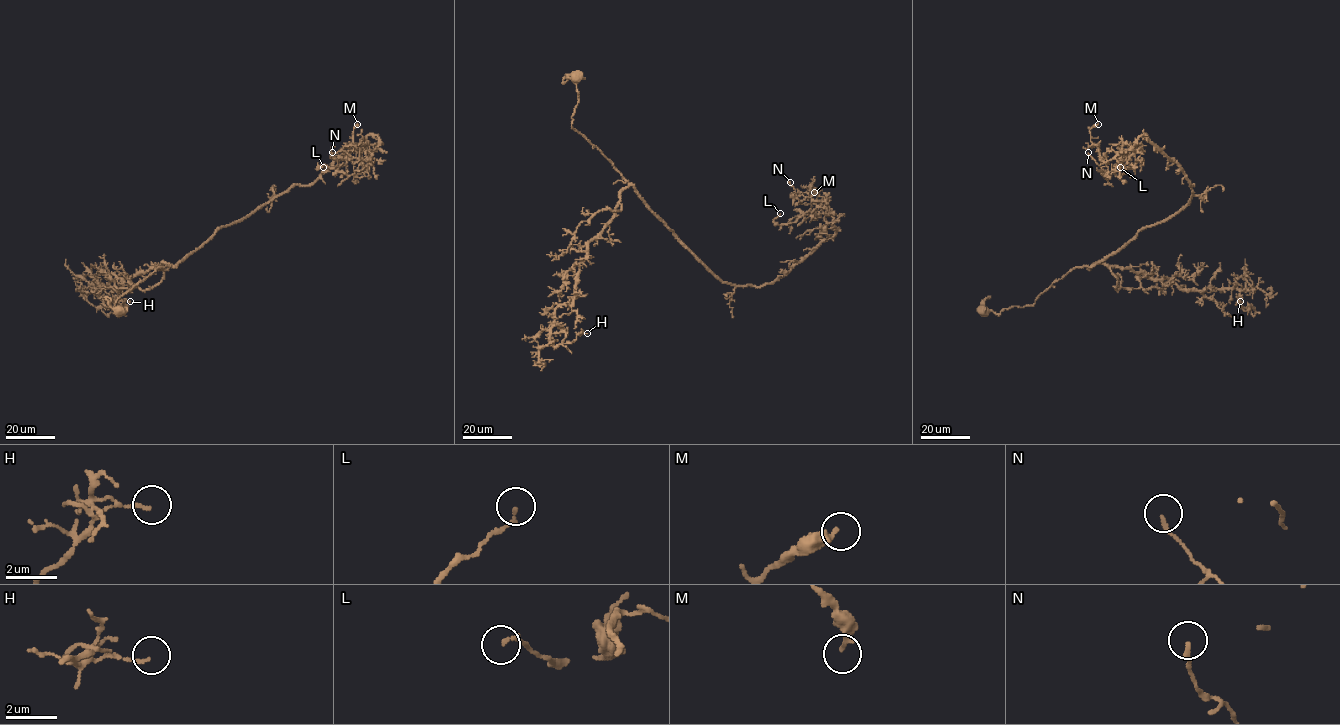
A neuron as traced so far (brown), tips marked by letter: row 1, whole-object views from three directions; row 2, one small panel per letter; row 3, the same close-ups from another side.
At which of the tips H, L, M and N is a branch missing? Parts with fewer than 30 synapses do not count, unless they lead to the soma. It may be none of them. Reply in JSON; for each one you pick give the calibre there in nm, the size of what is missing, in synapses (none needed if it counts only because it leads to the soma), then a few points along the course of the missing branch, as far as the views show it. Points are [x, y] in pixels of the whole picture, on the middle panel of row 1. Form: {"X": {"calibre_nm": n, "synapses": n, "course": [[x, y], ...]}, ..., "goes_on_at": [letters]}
{"goes_on_at": []}

